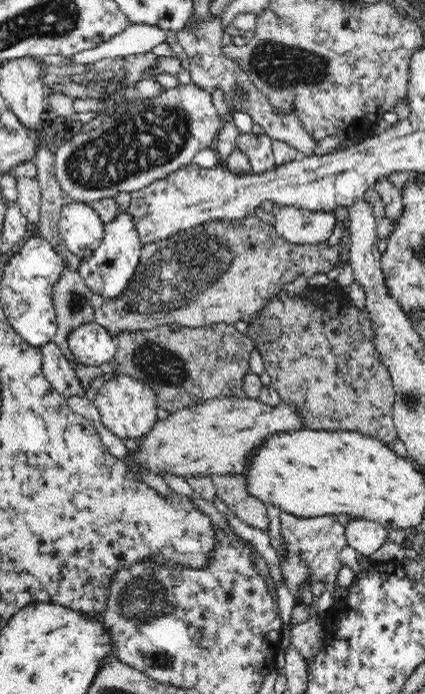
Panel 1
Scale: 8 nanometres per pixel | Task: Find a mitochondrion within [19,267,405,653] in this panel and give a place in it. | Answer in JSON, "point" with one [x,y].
{"point":[145,601]}

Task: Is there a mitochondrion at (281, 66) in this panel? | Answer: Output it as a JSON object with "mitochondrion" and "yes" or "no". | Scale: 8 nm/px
{"mitochondrion":"yes"}

